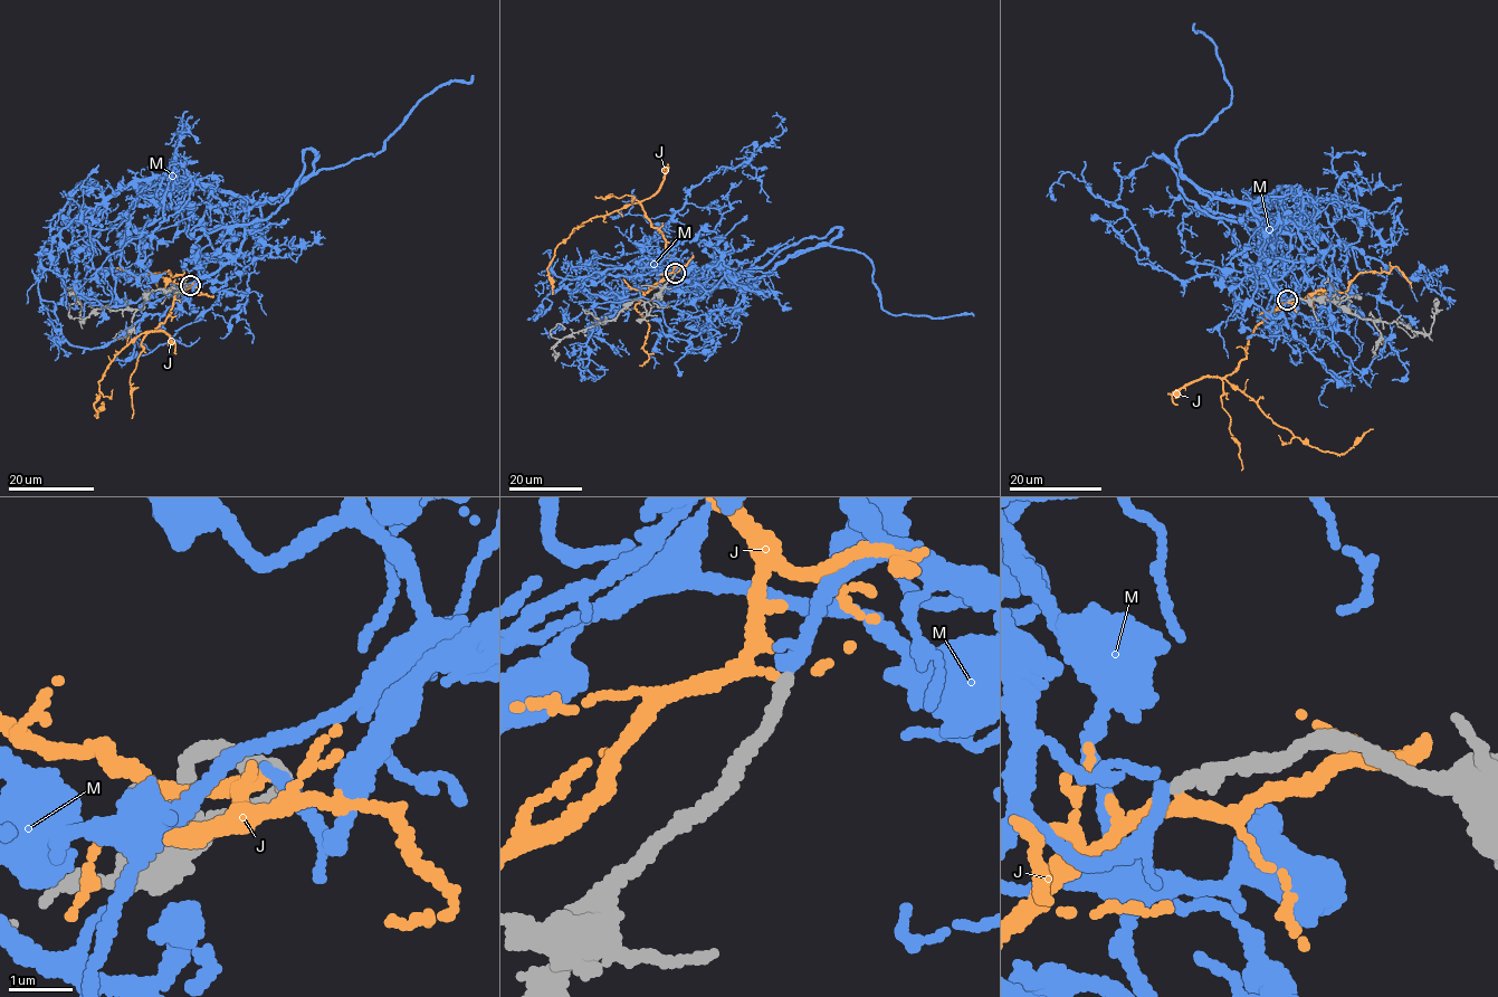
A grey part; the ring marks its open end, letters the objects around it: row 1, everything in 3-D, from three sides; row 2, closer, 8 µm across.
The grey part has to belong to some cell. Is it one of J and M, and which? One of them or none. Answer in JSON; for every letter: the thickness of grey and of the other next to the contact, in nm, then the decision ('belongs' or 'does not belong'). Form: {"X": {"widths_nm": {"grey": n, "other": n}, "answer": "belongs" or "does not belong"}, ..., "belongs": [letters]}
{"J": {"widths_nm": {"grey": 220, "other": 180}, "answer": "does not belong"}, "M": {"widths_nm": {"grey": 200, "other": 220}, "answer": "belongs"}, "belongs": ["M"]}

